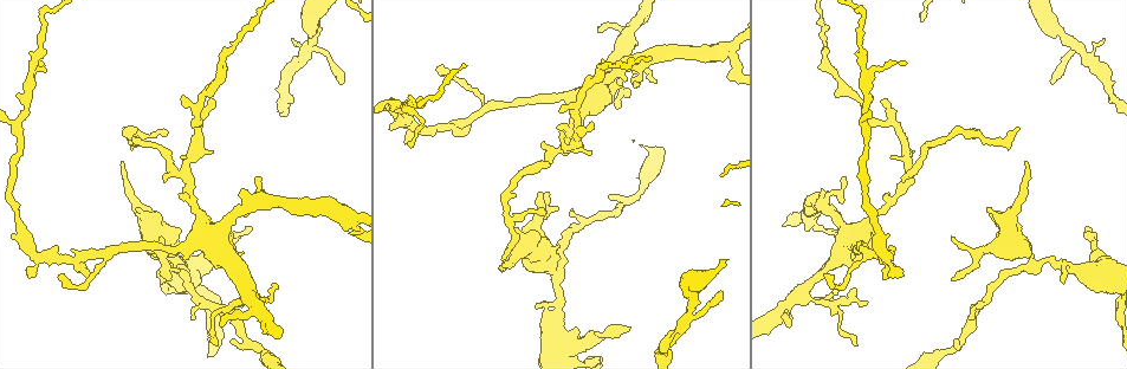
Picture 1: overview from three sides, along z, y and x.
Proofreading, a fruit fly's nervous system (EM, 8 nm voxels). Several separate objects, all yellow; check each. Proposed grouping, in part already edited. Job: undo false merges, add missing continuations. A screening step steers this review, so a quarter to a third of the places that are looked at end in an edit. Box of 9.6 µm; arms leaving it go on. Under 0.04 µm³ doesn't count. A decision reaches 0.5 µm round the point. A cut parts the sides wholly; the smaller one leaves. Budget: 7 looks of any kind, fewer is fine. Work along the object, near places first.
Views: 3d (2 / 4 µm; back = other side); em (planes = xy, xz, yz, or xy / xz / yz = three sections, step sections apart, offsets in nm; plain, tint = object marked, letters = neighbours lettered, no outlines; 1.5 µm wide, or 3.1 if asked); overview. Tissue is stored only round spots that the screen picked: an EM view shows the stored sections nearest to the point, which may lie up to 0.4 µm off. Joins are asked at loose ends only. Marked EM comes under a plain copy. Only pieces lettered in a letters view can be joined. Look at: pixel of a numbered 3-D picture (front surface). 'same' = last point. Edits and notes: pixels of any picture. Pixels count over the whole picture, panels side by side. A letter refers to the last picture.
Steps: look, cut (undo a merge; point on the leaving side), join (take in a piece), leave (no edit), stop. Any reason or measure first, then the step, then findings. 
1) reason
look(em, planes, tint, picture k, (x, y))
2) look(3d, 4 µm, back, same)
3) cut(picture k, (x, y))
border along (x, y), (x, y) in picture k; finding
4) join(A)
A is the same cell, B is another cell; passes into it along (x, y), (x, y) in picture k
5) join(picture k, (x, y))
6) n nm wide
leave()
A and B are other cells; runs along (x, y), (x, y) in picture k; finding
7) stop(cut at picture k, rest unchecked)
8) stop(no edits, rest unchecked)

free end
look(3d, 2 µm, picture 1, (406, 143))

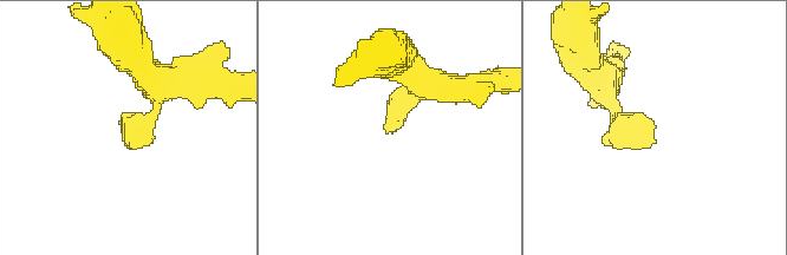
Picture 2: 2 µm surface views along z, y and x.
now the EM
look(em, planes, letters, picture 2, (123, 125))

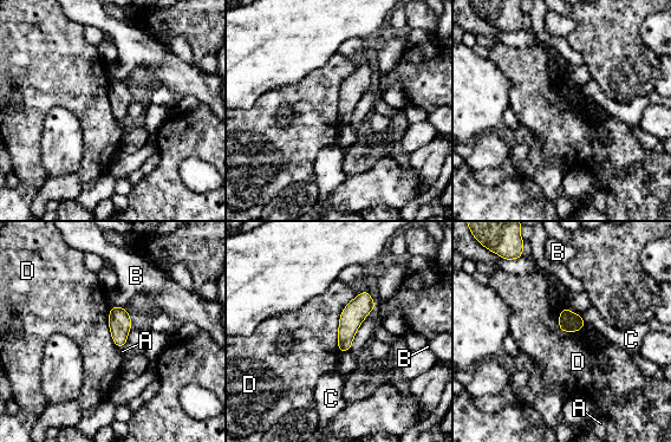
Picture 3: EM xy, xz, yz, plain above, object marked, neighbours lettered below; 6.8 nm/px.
leave()
A, B, C and D are other cells; border along (358, 294), (340, 314), (339, 351) in picture 3; none of them fits

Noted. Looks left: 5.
abrupt turn
look(em, planes, letters, picture 1, (419, 105))

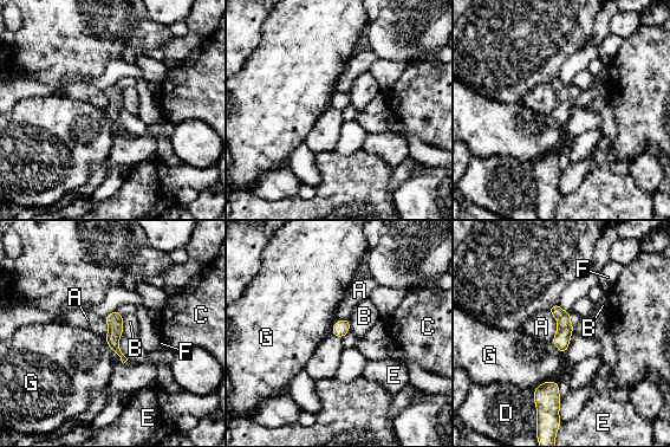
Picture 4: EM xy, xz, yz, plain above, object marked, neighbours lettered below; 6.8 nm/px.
110 nm wide
leave()
A, B, C, D, E, F and G are other cells; continuous, no second neuron

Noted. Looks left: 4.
look(3d, 2 µm, picture 1, (343, 81))

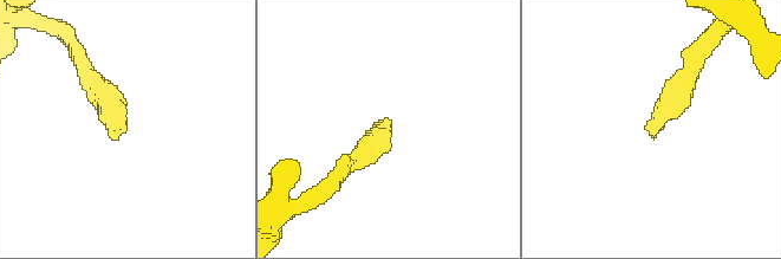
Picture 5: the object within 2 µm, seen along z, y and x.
look(em, planes, tint, picture 5, (117, 134))

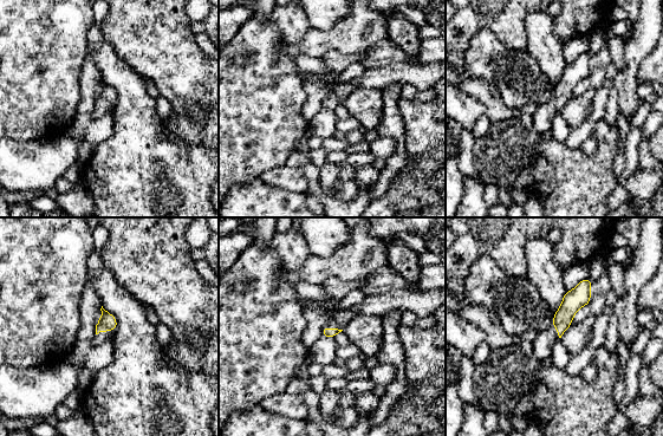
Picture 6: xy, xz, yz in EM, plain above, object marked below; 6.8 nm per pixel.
look(em, planes, letters, same)

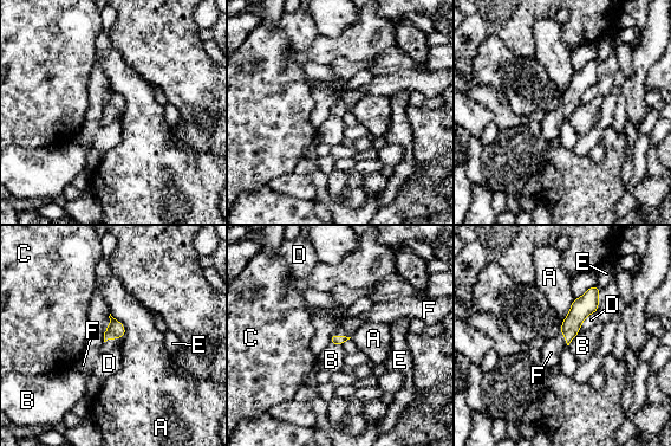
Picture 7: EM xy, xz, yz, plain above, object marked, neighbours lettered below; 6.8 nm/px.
join(F)
F is the same cell, A, B, C, D and E are other cells; passes into it along (116, 329), (113, 338), (86, 361) in picture 7; the neuron continues

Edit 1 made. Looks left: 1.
stop(join at picture 7, rest unchecked)

